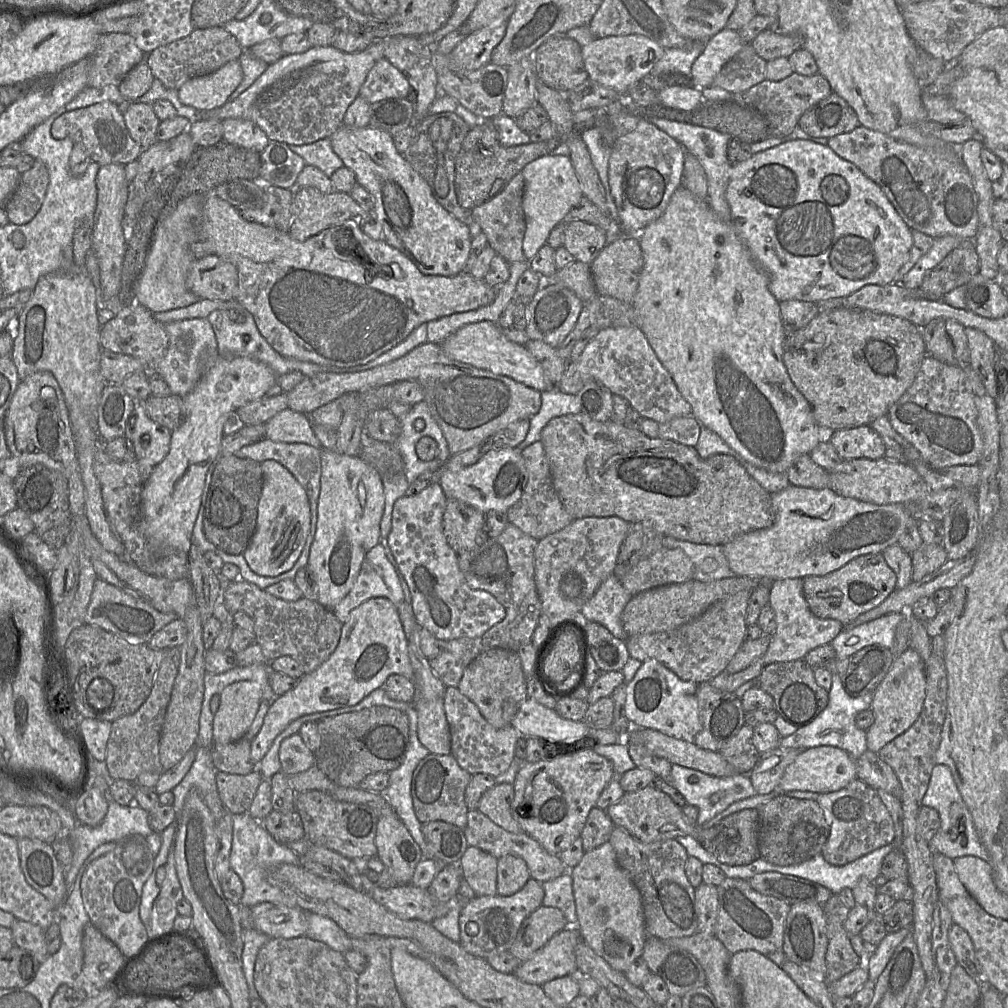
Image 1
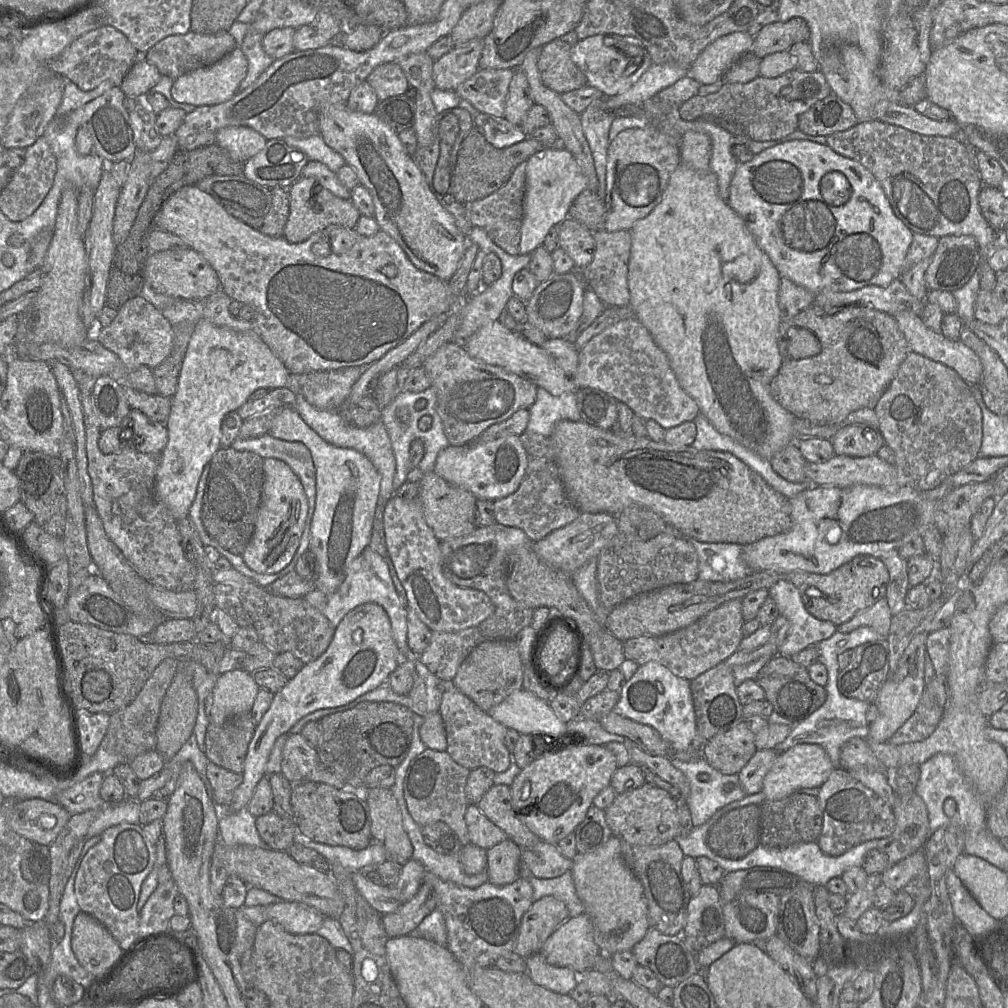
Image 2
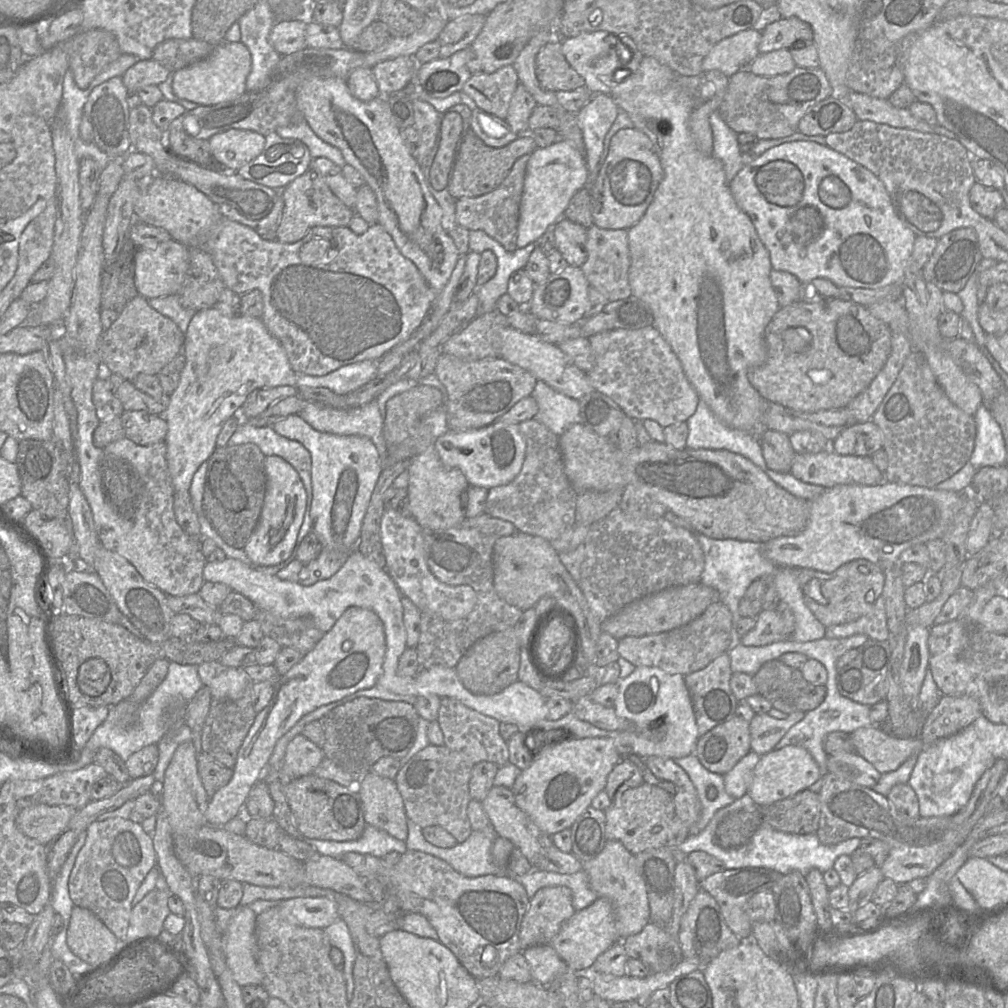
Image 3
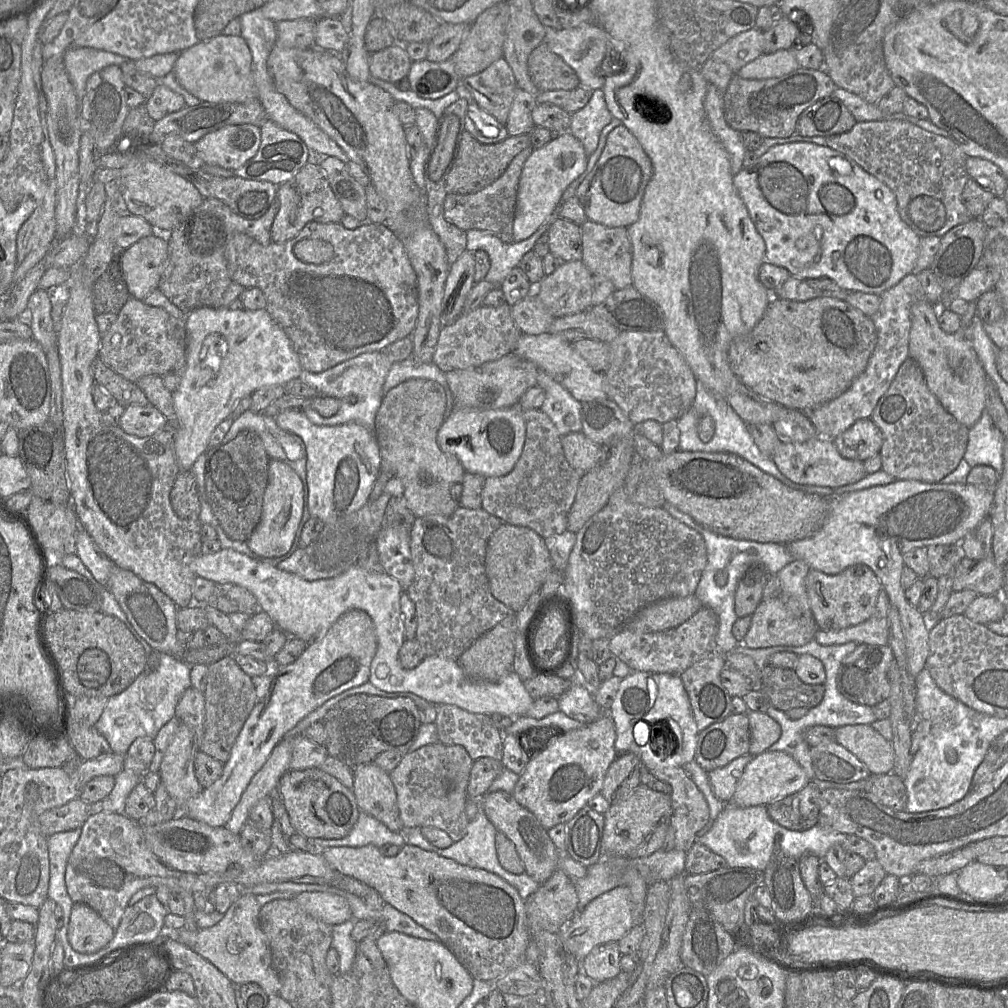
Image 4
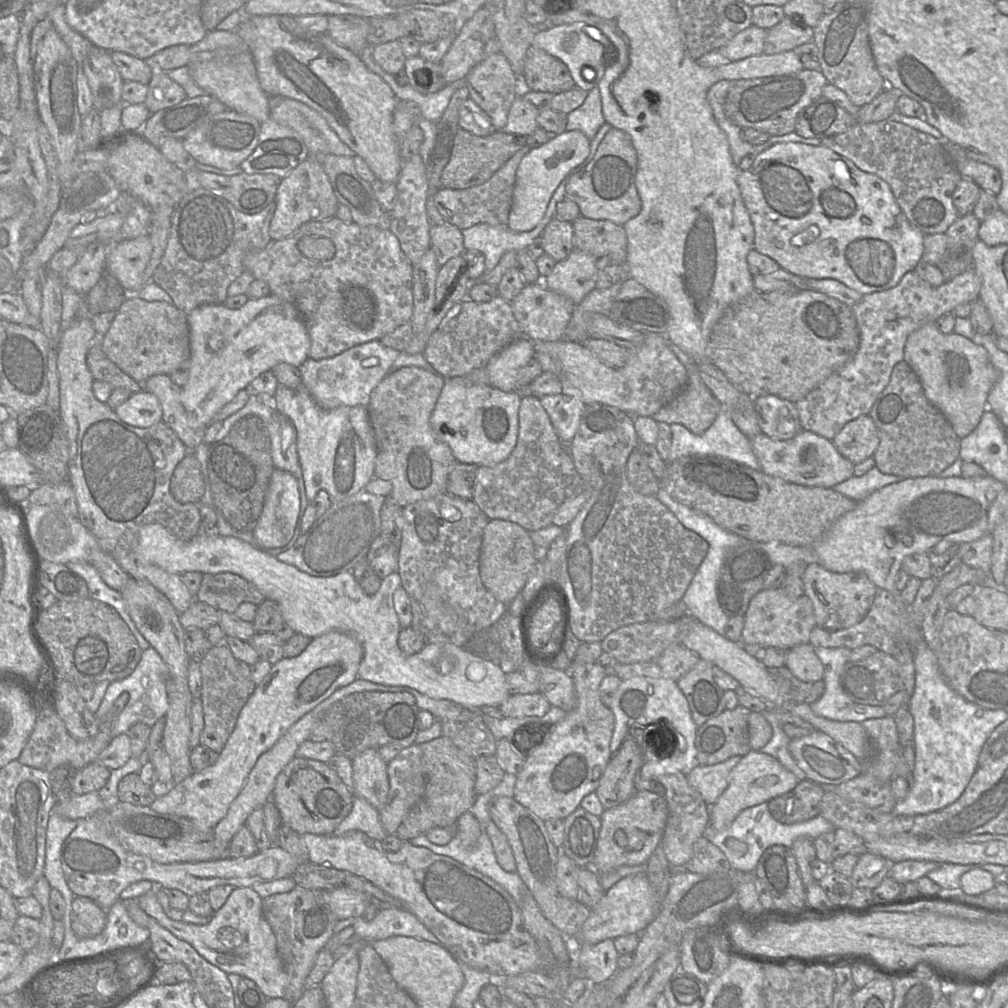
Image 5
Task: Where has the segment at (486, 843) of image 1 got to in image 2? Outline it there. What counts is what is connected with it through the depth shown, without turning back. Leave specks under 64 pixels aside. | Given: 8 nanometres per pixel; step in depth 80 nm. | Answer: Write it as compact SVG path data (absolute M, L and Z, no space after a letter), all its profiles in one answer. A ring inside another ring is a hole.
M469 804L465 814L469 832L469 841L484 849L509 839L506 833L490 821L478 808L477 804ZM539 841L533 847L521 848L522 862L537 878L555 878L571 871L573 860L565 857L557 845Z

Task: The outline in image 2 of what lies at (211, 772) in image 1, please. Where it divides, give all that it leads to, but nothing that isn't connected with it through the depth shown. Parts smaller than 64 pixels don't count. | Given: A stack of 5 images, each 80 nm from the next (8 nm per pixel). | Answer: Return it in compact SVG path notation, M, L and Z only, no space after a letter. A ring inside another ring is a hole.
M194 734L190 736L173 758L165 761L167 770L169 772L171 771L171 778L165 785L165 792L167 791L168 795L171 795L174 792L179 770L181 765L185 762L192 763L195 770L203 780L210 797L212 798L211 786L206 777L206 769L210 761L205 752L199 748Z

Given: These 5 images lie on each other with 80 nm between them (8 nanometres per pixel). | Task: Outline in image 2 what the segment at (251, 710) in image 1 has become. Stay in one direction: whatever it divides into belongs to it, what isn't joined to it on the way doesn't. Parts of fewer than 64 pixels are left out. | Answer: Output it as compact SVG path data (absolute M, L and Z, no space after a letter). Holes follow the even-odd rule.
M244 669L217 675L212 691L214 704L210 711L210 722L222 725L236 715L251 713L259 690L260 686L252 674Z

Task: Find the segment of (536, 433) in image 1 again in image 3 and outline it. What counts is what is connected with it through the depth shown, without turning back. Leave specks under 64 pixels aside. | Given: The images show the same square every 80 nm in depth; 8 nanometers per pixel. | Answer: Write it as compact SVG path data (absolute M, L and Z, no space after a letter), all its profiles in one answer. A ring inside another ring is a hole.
M536 380L531 396L537 403L534 419L556 436L573 424L582 424L578 400L555 391L541 380Z

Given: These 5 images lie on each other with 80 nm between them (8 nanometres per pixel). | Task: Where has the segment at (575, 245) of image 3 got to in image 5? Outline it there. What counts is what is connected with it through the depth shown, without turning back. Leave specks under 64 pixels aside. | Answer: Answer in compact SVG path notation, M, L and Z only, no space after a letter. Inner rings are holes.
M554 217L545 227L542 238L545 254L557 262L566 259L574 250L573 225L558 217Z

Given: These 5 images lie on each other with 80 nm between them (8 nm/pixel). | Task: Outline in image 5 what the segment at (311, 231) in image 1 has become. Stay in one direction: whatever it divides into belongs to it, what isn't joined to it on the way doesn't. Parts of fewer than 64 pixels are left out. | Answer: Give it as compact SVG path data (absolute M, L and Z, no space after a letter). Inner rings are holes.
M315 157L307 158L281 179L275 203L276 210L269 227L272 241L289 237L306 222L336 217L339 205L325 170Z

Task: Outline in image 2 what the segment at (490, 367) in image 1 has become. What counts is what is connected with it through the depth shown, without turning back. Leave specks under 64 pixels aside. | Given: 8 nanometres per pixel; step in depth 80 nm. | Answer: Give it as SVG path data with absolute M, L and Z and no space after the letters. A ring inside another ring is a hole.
M492 322L481 327L462 344L472 358L501 367L545 389L553 396L560 396L567 392L576 393L578 390L572 378L564 374L543 348L522 339L500 322Z

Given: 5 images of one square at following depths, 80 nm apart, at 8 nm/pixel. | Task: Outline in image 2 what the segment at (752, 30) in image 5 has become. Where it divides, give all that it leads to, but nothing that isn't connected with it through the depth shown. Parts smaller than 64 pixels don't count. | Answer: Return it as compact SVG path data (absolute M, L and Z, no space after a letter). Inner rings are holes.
M747 31L719 37L699 54L687 76L701 85L720 81L734 62L752 51L753 41L754 37Z

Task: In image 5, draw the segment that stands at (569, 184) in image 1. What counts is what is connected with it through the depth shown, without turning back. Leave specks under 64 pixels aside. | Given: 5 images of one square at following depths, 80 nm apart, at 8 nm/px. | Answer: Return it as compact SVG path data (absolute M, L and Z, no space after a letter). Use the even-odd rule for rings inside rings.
M579 130L557 134L542 146L531 149L517 168L509 229L514 232L534 229L543 218L556 188L575 168L584 164L589 151L590 140Z

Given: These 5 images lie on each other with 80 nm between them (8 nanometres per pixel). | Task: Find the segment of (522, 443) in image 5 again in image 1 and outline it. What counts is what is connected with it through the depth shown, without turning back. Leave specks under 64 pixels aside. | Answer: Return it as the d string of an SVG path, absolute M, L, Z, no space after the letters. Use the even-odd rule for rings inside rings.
M541 441L528 445L522 451L526 468L526 484L521 498L506 511L509 524L519 528L537 541L568 526L574 518L563 506L553 486L549 463Z

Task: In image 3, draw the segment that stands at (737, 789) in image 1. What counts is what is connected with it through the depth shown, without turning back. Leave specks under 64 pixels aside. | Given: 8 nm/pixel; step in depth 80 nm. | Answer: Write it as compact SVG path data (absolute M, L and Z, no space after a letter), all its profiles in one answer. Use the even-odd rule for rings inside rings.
M695 753L675 759L675 763L688 774L701 803L700 817L690 828L690 835L697 835L706 828L718 810L736 799L725 791L724 776L707 770Z

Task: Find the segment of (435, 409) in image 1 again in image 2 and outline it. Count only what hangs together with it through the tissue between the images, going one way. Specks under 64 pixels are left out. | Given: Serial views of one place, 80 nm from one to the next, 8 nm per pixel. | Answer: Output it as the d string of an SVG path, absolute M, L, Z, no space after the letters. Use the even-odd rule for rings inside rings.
M461 342L442 345L421 367L436 391L437 408L451 446L472 444L488 427L507 420L520 409L529 409L536 400L535 384L501 367L472 358Z

